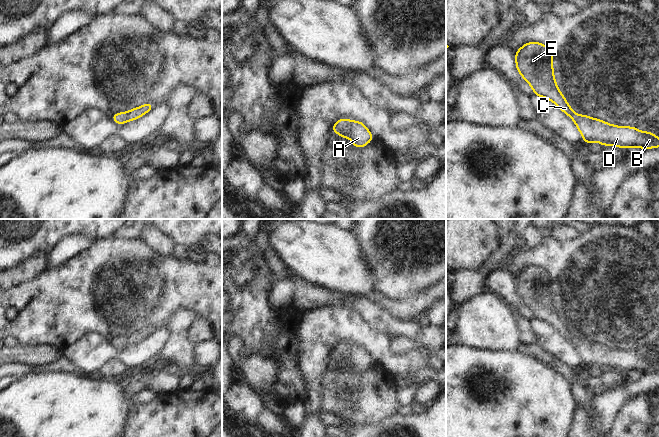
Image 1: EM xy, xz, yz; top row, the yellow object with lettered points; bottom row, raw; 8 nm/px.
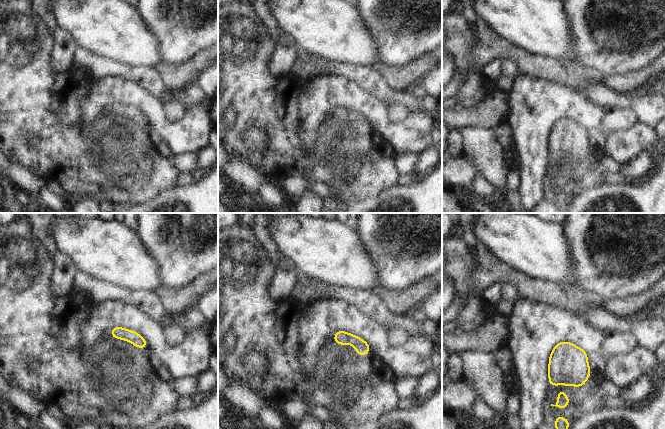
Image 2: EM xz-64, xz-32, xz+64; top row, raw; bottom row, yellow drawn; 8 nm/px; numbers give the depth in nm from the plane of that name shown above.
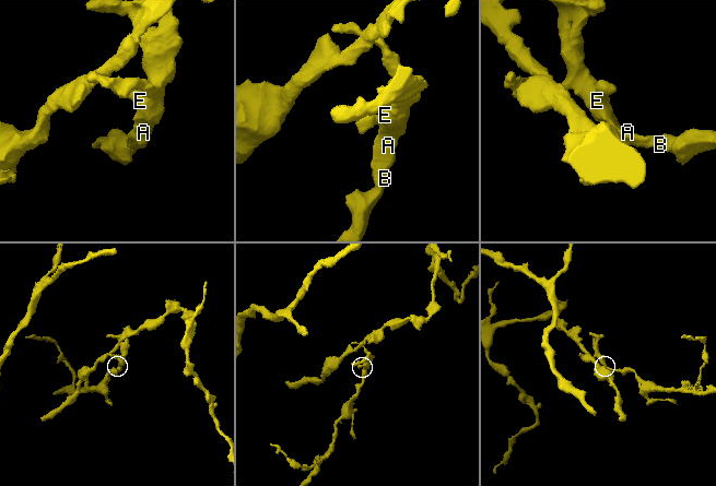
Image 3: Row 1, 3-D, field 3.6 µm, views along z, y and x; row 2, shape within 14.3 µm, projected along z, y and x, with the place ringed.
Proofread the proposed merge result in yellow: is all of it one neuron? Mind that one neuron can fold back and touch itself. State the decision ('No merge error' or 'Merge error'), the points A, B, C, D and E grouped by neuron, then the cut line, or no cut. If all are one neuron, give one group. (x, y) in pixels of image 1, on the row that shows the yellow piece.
No merge error. Groups: A B C D E. No split

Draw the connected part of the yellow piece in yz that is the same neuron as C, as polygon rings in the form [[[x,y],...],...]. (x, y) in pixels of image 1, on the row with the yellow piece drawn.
[[[530,42],[516,53],[517,71],[531,85],[534,94],[554,102],[571,117],[583,136],[584,143],[598,141],[601,145],[614,145],[624,149],[659,147],[659,138],[651,131],[641,132],[636,127],[618,127],[586,115],[577,115],[560,93],[553,74],[553,56],[542,43]]]

